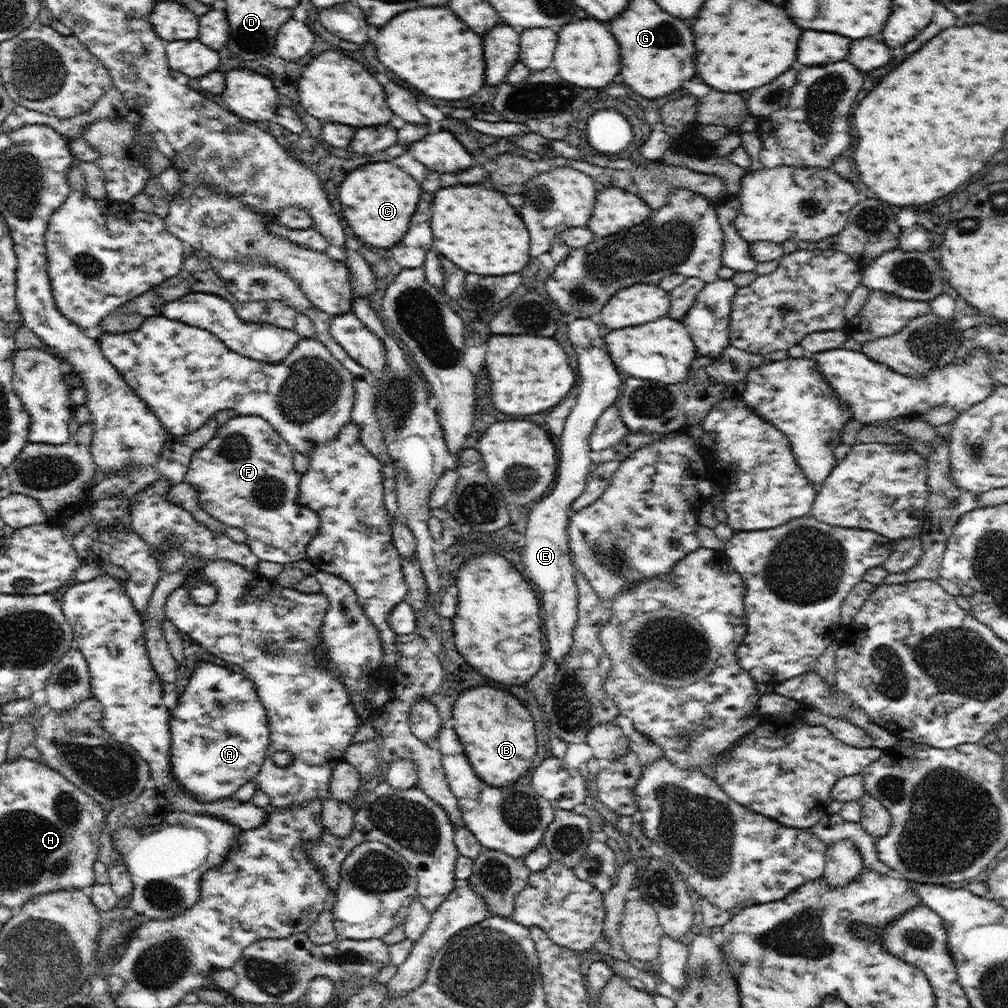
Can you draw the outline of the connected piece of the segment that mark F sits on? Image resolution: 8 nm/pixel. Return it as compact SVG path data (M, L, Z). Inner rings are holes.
M238 415L226 421L217 428L215 437L208 441L201 449L196 449L193 454L191 463L188 467L188 474L184 482L192 484L198 490L199 505L216 520L221 523L238 527L247 534L245 543L251 548L251 551L261 560L268 562L278 562L278 564L286 565L287 563L298 562L298 560L306 560L308 543L314 538L314 535L320 528L320 521L317 514L308 506L304 506L299 501L299 484L301 474L293 467L293 450L291 446L276 432L276 429L261 416L254 415Z

